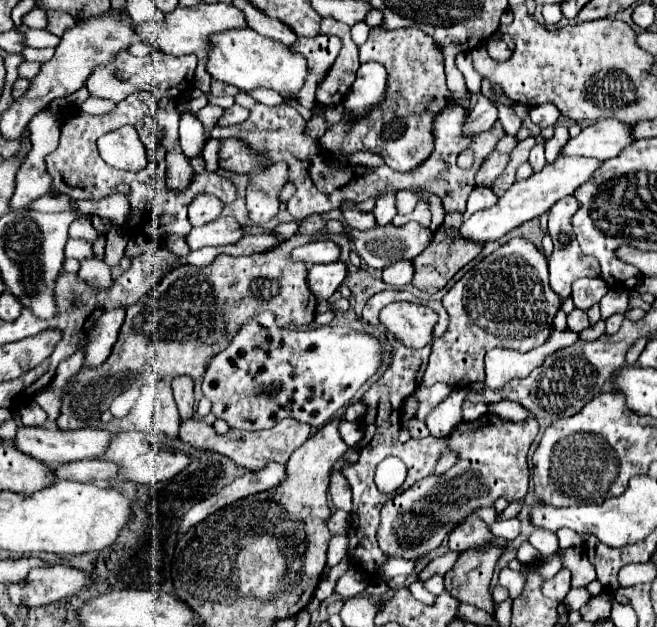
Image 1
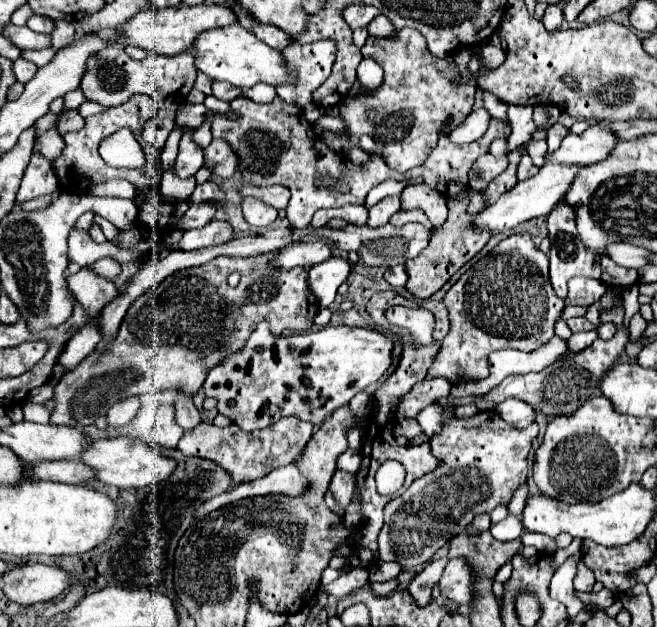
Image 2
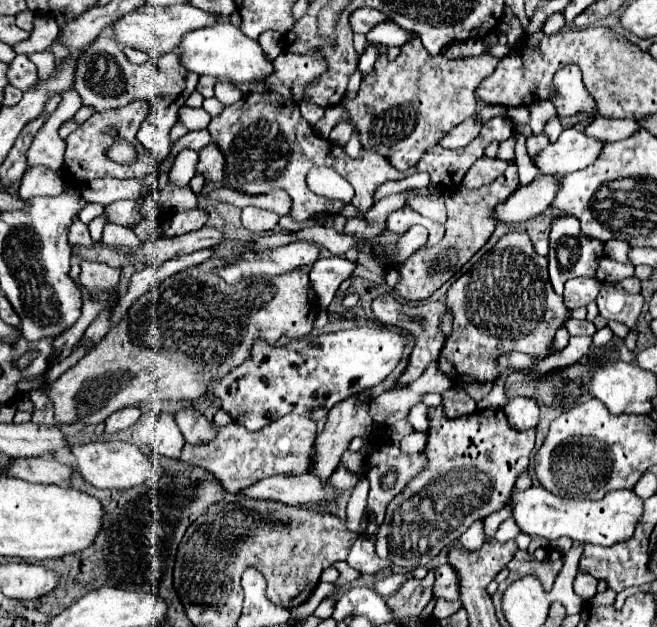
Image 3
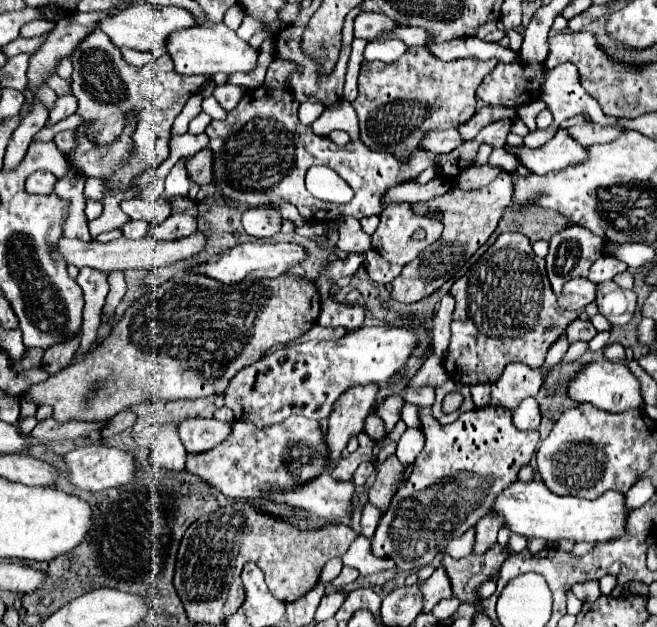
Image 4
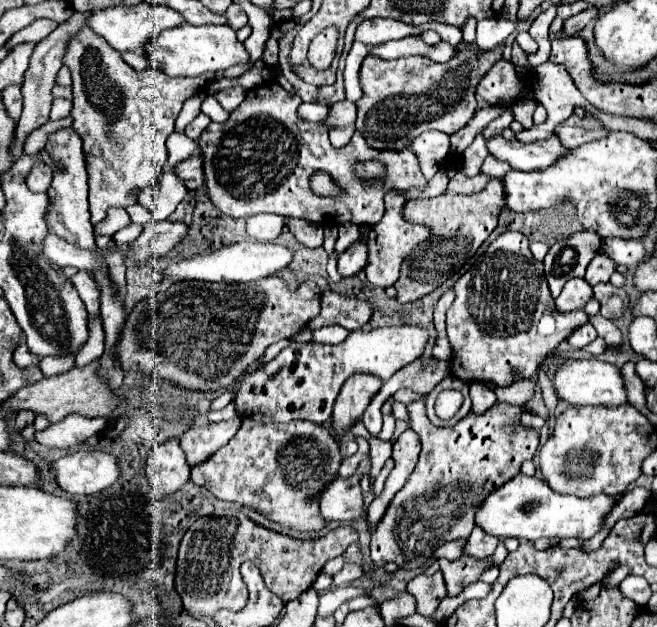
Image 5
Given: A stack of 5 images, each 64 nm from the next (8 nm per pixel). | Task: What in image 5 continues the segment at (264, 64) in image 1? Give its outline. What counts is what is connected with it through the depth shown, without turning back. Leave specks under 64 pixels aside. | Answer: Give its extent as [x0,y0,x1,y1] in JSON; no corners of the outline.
[144,24,250,76]

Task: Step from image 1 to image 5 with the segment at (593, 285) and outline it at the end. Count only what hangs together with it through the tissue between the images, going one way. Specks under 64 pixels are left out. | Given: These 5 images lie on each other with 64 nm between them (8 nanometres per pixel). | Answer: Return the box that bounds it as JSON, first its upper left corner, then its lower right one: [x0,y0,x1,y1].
[556,278,594,312]

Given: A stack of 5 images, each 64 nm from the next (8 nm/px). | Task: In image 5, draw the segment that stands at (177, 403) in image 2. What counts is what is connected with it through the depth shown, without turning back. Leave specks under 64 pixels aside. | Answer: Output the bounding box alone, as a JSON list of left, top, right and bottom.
[180,418,240,464]

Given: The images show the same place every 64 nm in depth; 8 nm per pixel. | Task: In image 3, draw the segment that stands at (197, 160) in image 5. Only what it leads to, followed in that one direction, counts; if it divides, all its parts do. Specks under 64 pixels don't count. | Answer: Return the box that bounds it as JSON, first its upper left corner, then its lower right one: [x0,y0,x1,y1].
[198,142,226,182]

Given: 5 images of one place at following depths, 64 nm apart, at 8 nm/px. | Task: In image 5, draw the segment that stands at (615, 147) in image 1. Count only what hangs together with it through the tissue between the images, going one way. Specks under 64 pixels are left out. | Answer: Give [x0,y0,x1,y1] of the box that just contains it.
[488,136,568,172]

